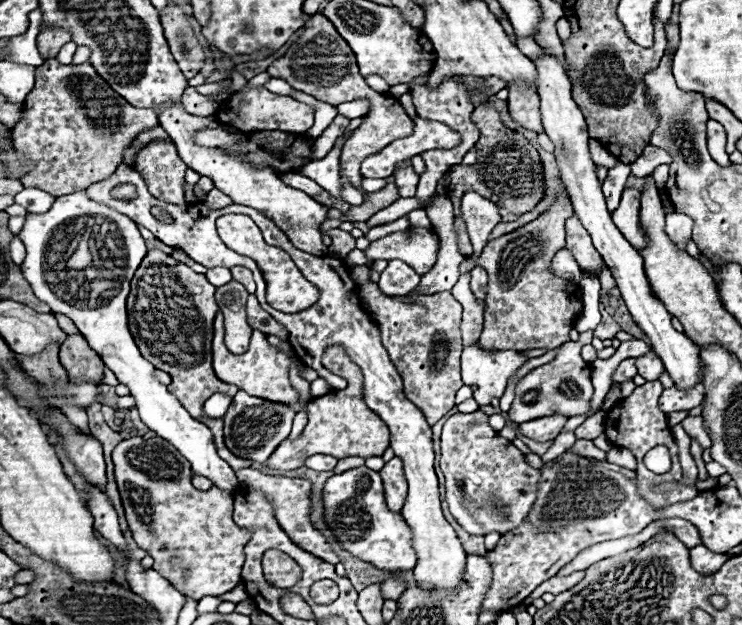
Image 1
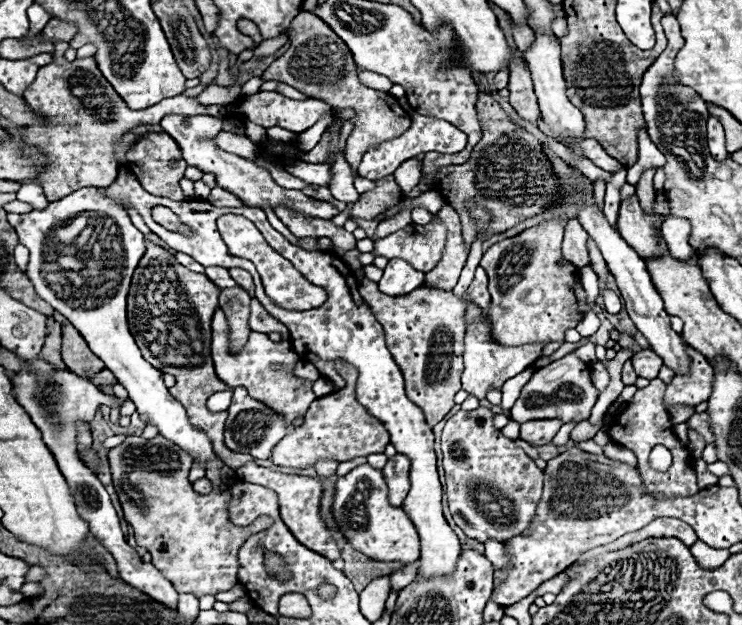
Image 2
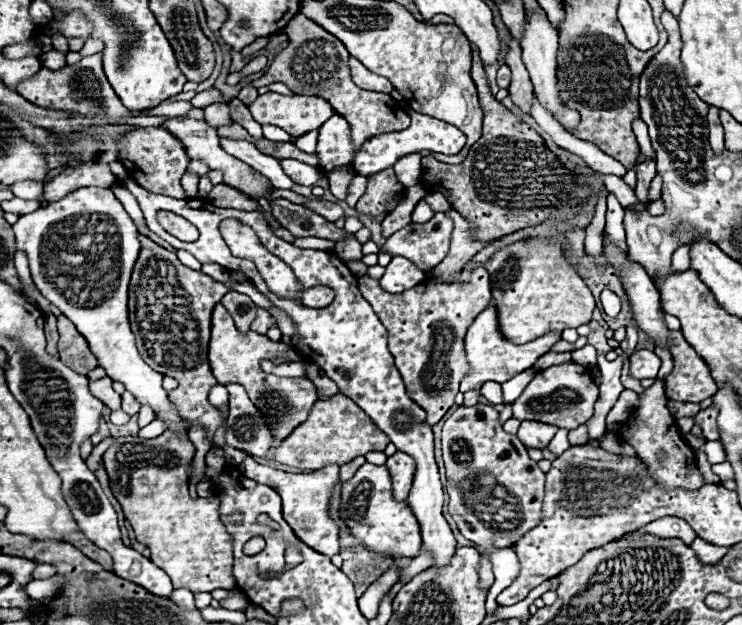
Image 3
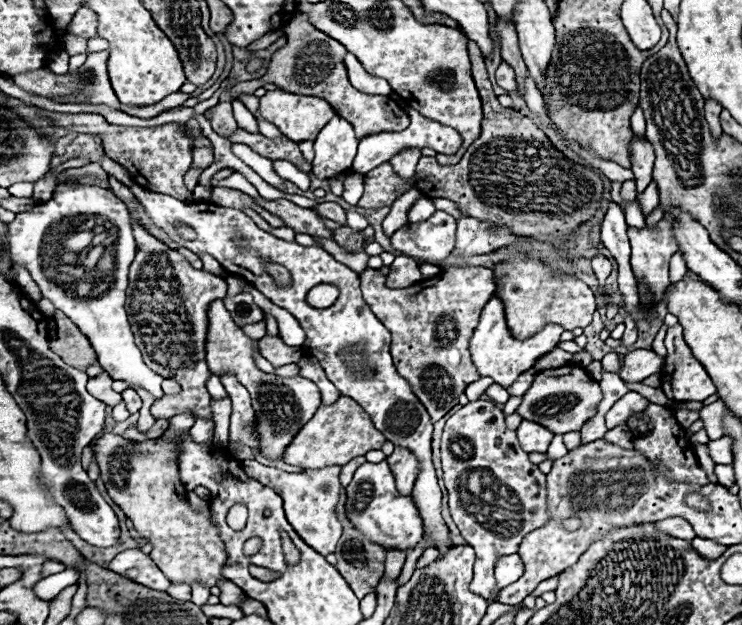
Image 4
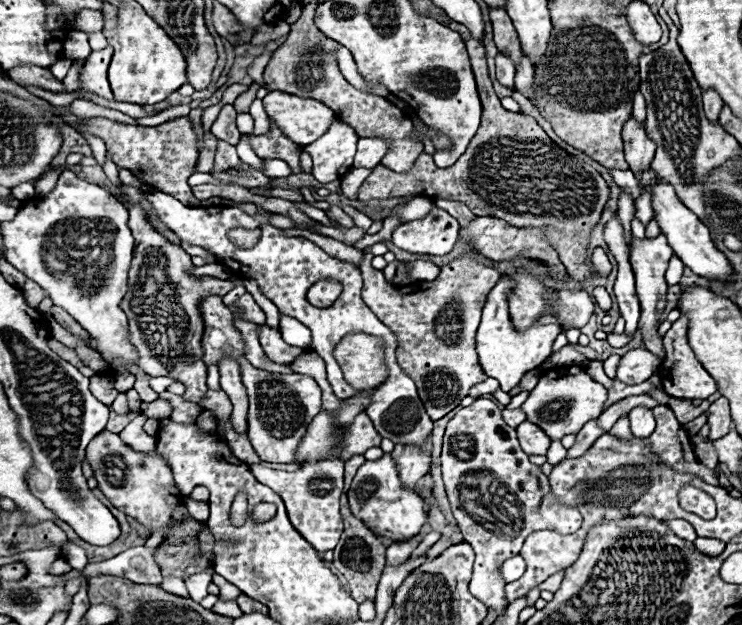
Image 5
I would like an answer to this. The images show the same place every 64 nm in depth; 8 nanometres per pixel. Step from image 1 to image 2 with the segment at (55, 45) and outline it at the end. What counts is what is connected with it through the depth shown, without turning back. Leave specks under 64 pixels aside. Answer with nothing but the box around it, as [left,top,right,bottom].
[42,20,78,42]

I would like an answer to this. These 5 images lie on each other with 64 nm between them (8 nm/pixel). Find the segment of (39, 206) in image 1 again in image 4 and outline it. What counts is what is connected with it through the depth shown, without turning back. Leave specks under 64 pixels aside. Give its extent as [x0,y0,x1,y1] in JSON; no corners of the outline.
[10,182,32,198]

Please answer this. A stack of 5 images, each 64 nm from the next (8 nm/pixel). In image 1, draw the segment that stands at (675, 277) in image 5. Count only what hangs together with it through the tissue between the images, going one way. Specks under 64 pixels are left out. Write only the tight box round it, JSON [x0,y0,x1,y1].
[664,214,692,252]

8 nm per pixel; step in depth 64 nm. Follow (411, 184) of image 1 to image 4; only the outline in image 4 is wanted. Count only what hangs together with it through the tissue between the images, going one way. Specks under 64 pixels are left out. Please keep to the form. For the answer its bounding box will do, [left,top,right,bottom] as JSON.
[390,148,422,178]

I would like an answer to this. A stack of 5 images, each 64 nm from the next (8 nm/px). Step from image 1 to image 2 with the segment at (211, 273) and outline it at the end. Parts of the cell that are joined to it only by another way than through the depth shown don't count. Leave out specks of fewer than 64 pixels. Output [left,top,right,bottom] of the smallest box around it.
[206,266,238,288]

